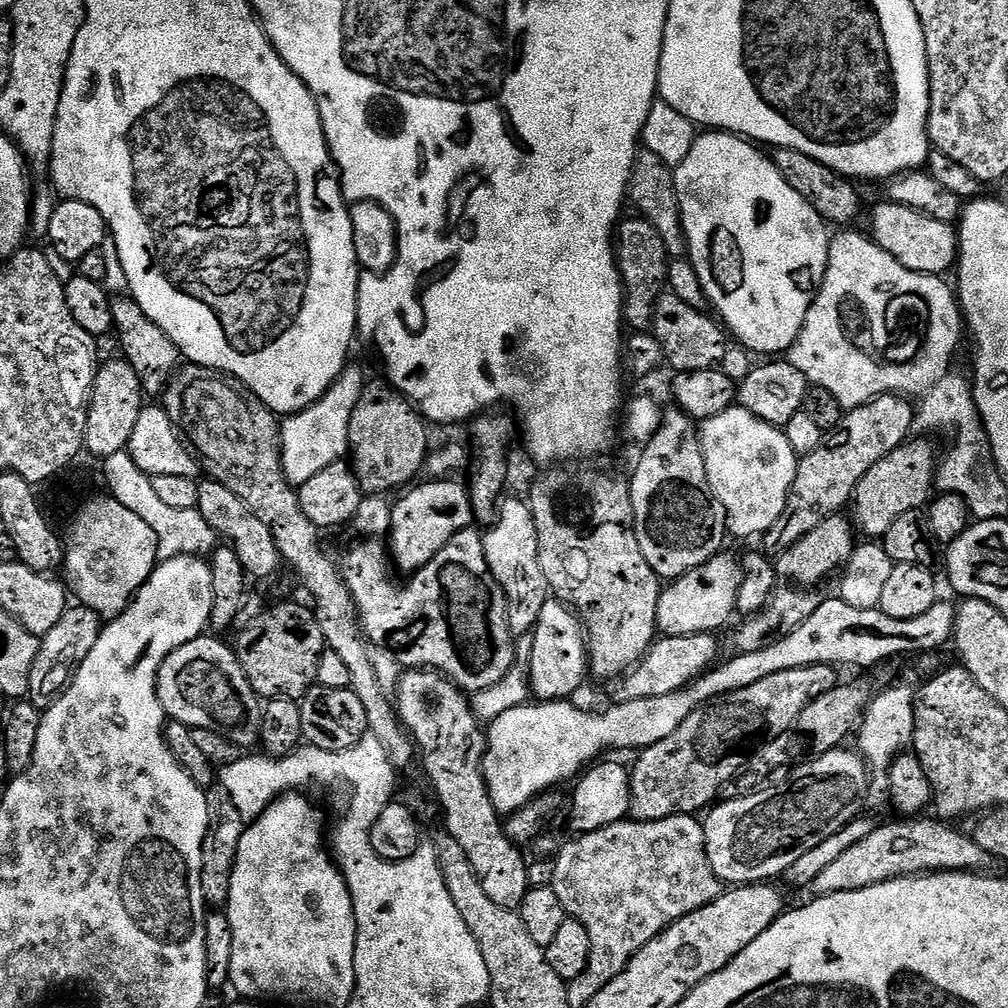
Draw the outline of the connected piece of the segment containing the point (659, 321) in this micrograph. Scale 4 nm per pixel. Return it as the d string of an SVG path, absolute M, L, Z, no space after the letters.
M665 291L664 295L658 298L650 332L662 346L667 367L672 367L673 373L710 370L723 365L723 360L728 356L730 336L711 315L708 315L707 311L688 306L672 291Z

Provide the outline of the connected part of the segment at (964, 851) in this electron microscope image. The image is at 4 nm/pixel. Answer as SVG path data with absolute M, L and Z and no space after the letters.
M900 818L897 824L881 823L868 837L862 838L862 842L857 842L855 846L850 846L850 850L843 852L838 859L818 874L814 878L811 891L816 896L829 896L830 894L842 894L850 890L866 890L870 886L878 886L882 882L897 880L903 876L919 876L930 872L978 872L983 873L991 864L994 864L994 858L986 854L976 842L972 840L971 835L958 832L956 827L943 819L924 820L925 818Z

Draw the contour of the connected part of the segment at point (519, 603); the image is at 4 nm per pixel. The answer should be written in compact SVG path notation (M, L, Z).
M505 499L496 515L495 524L483 533L486 562L508 599L510 630L515 637L531 632L542 614L542 606L550 599L546 574L542 574L542 562L538 562L538 530L534 526L534 514L523 499Z

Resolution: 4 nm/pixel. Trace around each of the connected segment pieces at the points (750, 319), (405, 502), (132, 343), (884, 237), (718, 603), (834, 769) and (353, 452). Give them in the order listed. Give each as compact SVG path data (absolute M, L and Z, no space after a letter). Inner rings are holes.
M708 130L697 135L694 146L690 146L690 154L674 170L676 181L676 193L678 194L678 206L680 207L681 224L684 227L684 234L687 240L687 259L691 261L694 270L697 271L698 278L705 292L705 298L714 309L715 315L722 321L723 327L727 329L733 337L736 336L752 352L757 352L760 358L776 358L779 354L787 353L792 347L798 334L802 330L802 322L806 322L806 314L810 310L812 303L816 301L816 291L822 286L826 266L828 265L828 242L830 239L830 228L825 220L782 178L778 166L773 162L771 155L763 156L761 149L755 143L749 142L745 137L735 135L723 130Z
M432 478L428 480L429 484L417 483L403 493L405 496L400 501L396 500L391 505L392 526L386 540L390 545L391 563L393 560L404 574L417 572L422 566L429 564L438 554L438 550L448 545L450 538L454 538L462 530L473 527L467 487L456 480L458 479Z
M131 294L112 296L112 313L114 314L114 336L120 339L120 348L123 359L134 366L134 374L138 374L138 382L142 386L145 397L159 397L168 387L168 381L176 375L182 357L174 342L157 326L138 306L138 302ZM177 363L177 364L176 364Z
M891 202L883 203L872 212L870 239L874 243L882 250L886 250L886 254L902 262L906 270L923 276L943 277L955 269L960 255L960 237L953 225L938 222L938 218L930 218L918 210L910 210L910 206Z
M724 550L721 551L720 555L710 558L710 562L690 570L685 576L681 576L679 580L671 581L660 594L657 629L665 636L693 636L696 632L719 633L719 628L732 615L737 615L738 590L743 577L741 561L737 557L735 560L728 553L728 550Z
M838 747L793 767L781 784L773 783L749 796L717 803L703 817L706 854L721 882L743 886L775 881L783 877L784 871L794 866L802 854L814 850L814 846L826 842L830 834L838 834L842 826L861 815L863 808L860 807L868 792L868 768L863 755L855 756L846 749Z
M369 379L362 390L362 398L358 398L358 406L354 406L354 414L350 414L350 463L352 472L360 483L361 493L391 494L395 488L403 489L417 479L416 475L423 473L426 461L430 455L428 448L428 428L417 405L413 404L403 392L398 391L387 379Z

